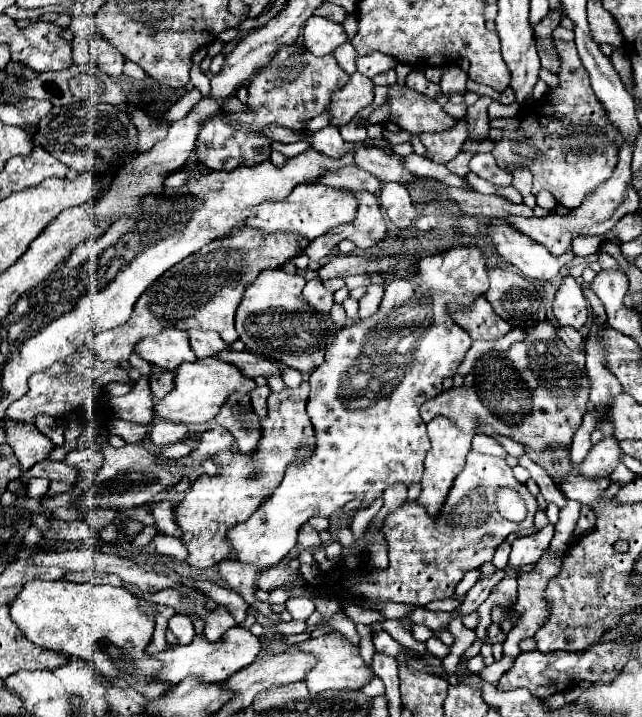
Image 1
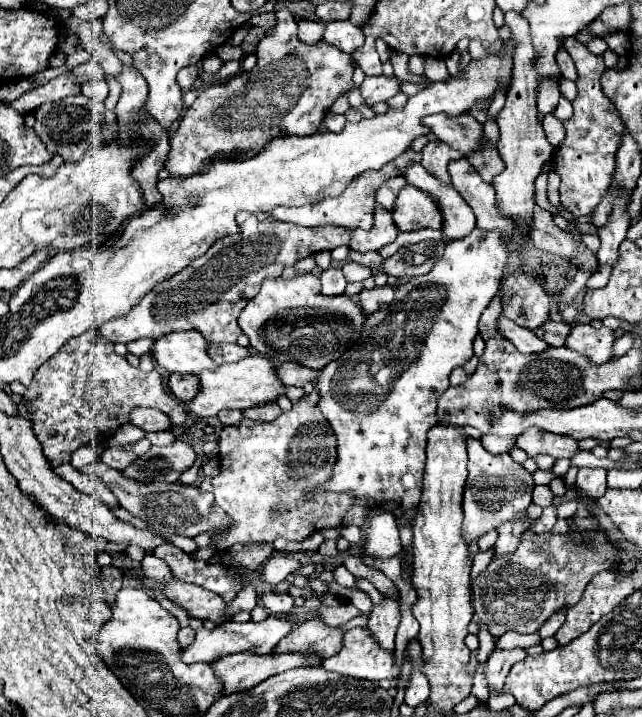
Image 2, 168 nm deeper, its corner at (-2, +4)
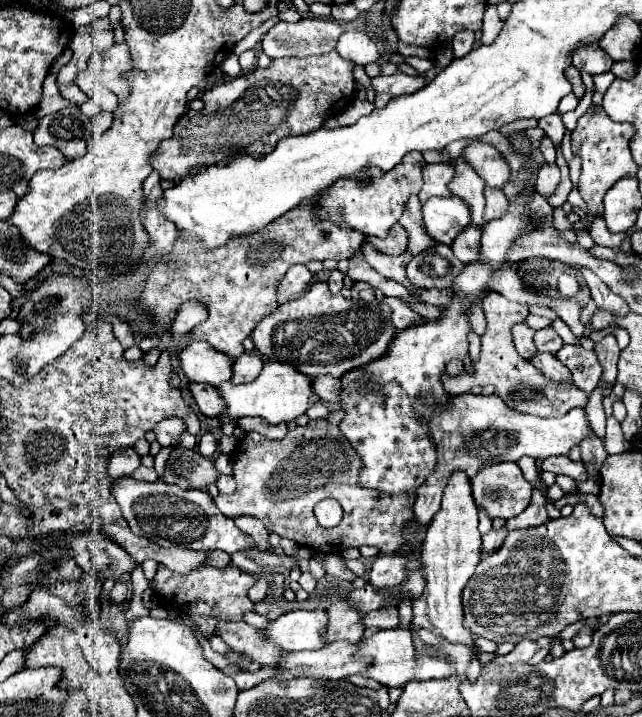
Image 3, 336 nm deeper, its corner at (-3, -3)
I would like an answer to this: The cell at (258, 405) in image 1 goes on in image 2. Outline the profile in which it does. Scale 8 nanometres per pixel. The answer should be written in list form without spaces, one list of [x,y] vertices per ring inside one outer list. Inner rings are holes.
[[[261,403],[257,407],[249,407],[247,411],[243,411],[243,415],[247,419],[255,419],[255,421],[271,421],[281,413],[277,403]]]

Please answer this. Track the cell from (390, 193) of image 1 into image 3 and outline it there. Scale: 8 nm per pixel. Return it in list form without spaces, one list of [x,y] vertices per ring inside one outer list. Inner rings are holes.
[[[450,196],[450,198],[430,198],[422,206],[426,232],[442,244],[452,244],[454,238],[470,226],[470,208],[464,200]]]

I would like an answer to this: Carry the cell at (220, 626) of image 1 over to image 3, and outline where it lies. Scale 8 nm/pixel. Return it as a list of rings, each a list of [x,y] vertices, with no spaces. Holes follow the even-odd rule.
[[[260,578],[260,580],[252,586],[252,590],[248,592],[248,596],[252,596],[254,602],[260,602],[260,600],[264,600],[264,598],[268,596],[268,592],[270,592],[270,582],[264,580],[264,578]]]

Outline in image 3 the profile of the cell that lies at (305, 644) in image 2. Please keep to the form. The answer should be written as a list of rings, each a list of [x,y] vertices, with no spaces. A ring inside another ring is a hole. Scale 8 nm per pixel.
[[[338,600],[328,608],[328,628],[326,628],[326,642],[334,640],[348,640],[348,642],[360,642],[366,626],[362,624],[362,612],[356,610],[346,600]]]

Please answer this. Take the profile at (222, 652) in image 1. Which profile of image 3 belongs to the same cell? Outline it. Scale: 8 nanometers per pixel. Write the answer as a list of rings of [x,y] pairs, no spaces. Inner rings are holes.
[[[294,610],[274,620],[264,636],[280,644],[286,652],[318,650],[324,642],[324,630],[328,624],[326,610]]]

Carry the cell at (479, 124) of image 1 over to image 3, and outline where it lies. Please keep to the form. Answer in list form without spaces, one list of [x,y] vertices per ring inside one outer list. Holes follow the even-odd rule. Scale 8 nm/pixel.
[[[486,188],[486,210],[484,210],[484,222],[504,218],[508,212],[508,200],[502,190],[492,190]]]

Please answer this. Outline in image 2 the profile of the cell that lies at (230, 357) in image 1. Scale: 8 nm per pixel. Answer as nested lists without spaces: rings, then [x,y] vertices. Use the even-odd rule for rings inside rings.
[[[281,363],[277,367],[277,375],[279,375],[279,379],[281,379],[283,385],[303,387],[307,381],[315,381],[317,371],[307,369],[303,365],[297,365],[297,363]]]

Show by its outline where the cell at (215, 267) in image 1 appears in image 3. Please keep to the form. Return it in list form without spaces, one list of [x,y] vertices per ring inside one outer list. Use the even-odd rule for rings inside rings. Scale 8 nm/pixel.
[[[322,194],[300,202],[294,210],[280,216],[264,230],[232,236],[226,244],[216,248],[206,248],[190,234],[180,234],[170,252],[170,260],[176,268],[164,264],[156,266],[142,292],[140,304],[154,318],[152,328],[170,328],[178,308],[188,300],[198,300],[208,306],[210,316],[190,332],[192,338],[204,340],[232,358],[240,356],[244,352],[242,340],[252,334],[264,316],[276,310],[276,280],[284,278],[290,266],[308,264],[312,260],[348,260],[364,242],[364,234],[350,226],[316,220],[316,204],[320,196]]]

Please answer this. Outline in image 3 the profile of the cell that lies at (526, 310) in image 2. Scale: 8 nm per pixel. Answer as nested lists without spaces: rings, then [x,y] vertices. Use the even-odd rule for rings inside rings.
[[[520,322],[520,324],[516,324],[516,326],[512,328],[512,336],[514,336],[514,344],[516,344],[518,354],[520,354],[524,360],[530,360],[530,358],[536,354],[536,348],[534,348],[534,342],[532,342],[534,330],[530,330],[524,322]]]

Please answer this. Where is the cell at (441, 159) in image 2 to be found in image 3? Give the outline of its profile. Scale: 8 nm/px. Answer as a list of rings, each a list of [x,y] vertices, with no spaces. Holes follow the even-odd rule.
[[[426,164],[422,176],[424,176],[424,186],[418,194],[420,202],[426,202],[432,196],[450,196],[448,182],[454,176],[452,164]]]

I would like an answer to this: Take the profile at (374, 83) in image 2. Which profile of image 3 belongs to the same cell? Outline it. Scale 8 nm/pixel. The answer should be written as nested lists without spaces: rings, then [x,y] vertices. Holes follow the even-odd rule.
[[[396,72],[392,76],[376,76],[372,80],[372,86],[374,86],[376,94],[386,92],[392,98],[404,96],[404,94],[412,94],[412,92],[424,88],[424,84],[426,84],[424,74],[420,74],[420,76],[406,76],[402,72]]]

